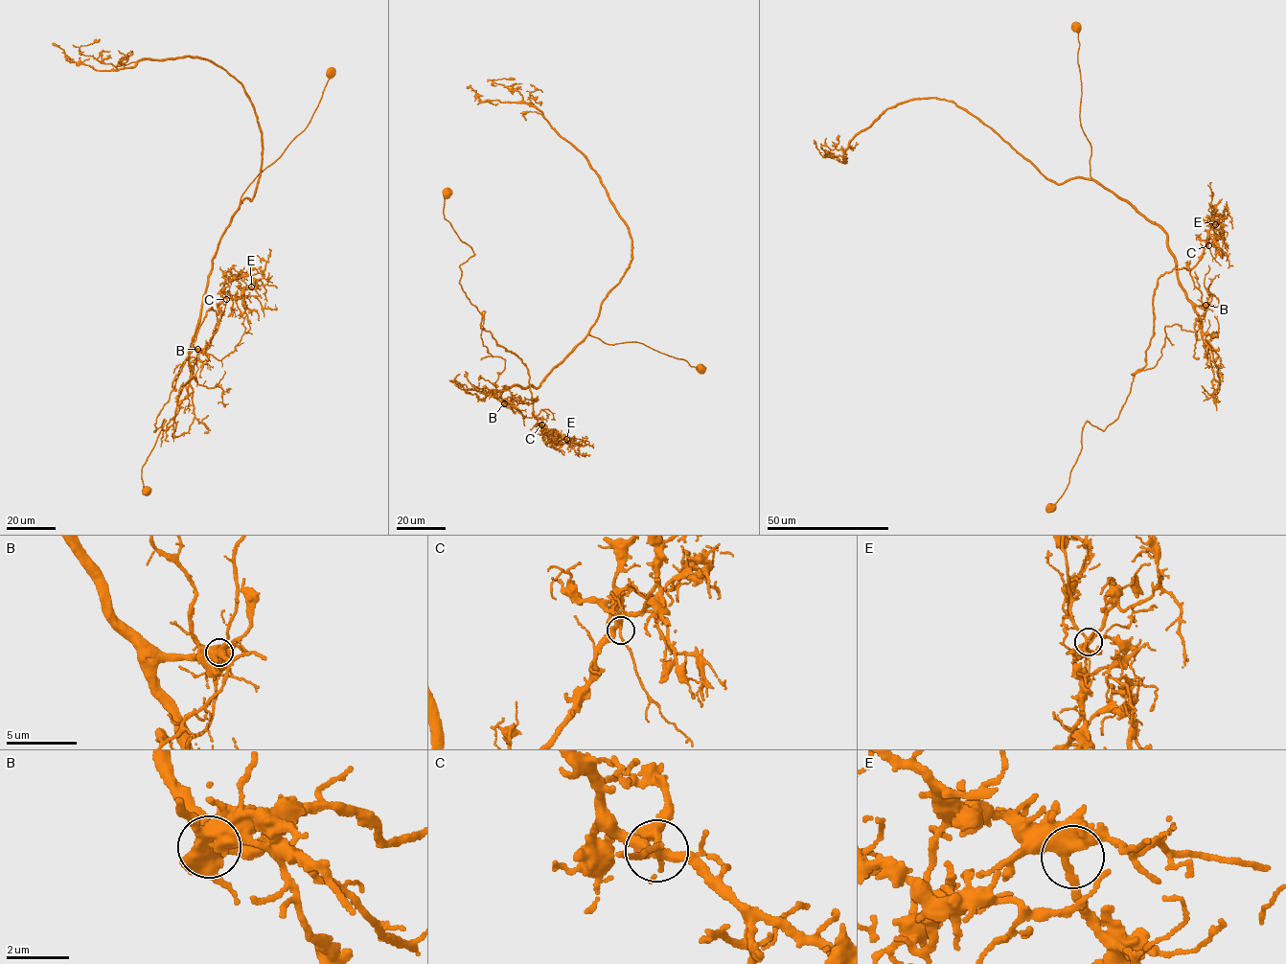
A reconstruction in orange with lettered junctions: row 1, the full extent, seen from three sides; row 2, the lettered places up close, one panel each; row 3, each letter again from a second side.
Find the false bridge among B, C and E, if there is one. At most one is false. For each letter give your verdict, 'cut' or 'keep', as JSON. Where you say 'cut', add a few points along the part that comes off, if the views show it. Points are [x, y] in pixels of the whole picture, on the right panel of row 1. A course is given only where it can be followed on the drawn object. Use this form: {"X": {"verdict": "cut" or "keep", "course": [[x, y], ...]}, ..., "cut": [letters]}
{"B": {"verdict": "cut", "course": [[1205, 305], [1196, 332], [1166, 326], [1157, 363], [1132, 375], [1158, 280], [1190, 269], [1214, 237], [1209, 182]]}, "C": {"verdict": "keep"}, "E": {"verdict": "keep"}, "cut": ["B"]}

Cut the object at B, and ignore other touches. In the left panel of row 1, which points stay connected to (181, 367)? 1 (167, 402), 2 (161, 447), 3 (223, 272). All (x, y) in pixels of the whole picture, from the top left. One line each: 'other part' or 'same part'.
1: same part
2: other part
3: same part

